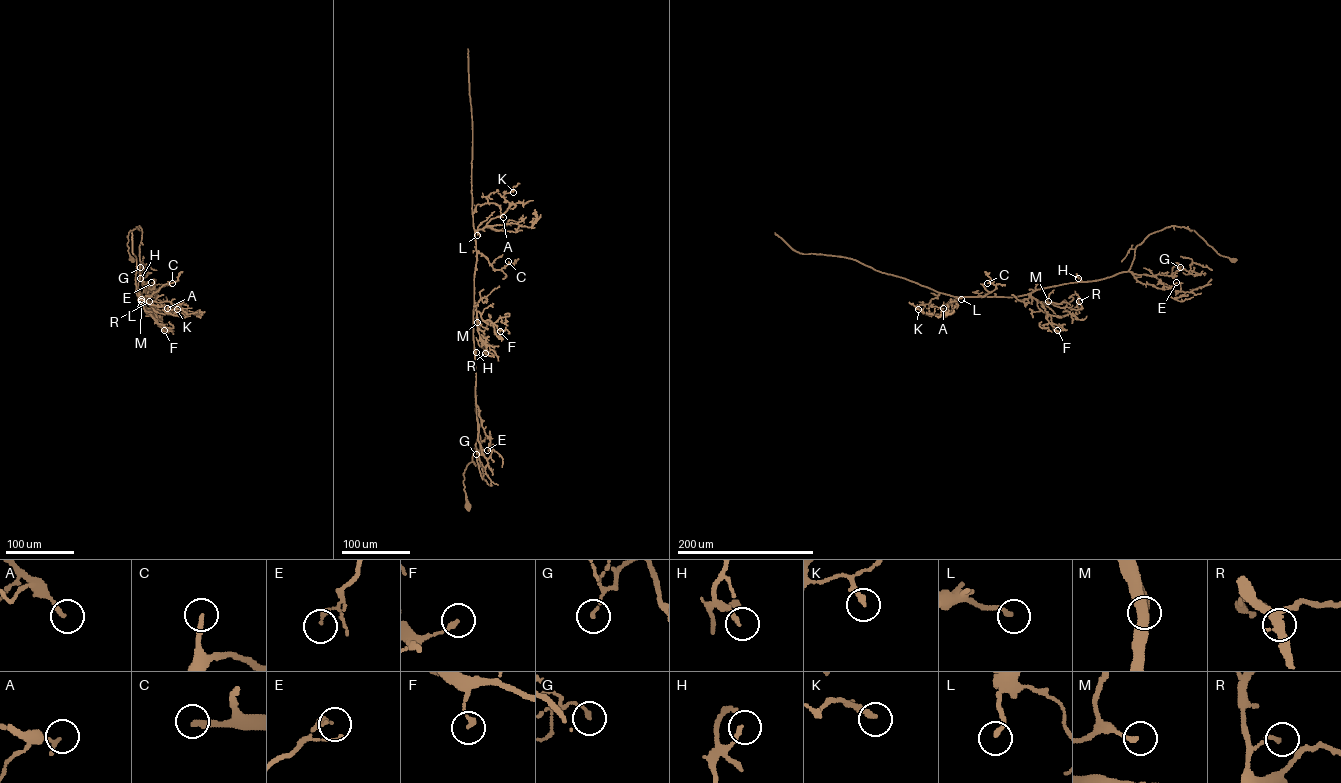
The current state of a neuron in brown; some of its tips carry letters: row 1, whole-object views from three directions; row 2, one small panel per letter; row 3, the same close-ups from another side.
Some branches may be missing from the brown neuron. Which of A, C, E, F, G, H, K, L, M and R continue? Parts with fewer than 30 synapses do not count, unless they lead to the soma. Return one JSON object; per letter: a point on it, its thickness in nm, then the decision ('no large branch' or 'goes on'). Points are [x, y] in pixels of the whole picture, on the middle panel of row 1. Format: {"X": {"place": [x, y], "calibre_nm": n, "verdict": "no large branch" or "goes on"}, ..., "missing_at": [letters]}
{"A": {"place": [503, 217], "calibre_nm": 190, "verdict": "no large branch"}, "C": {"place": [508, 261], "calibre_nm": 240, "verdict": "goes on"}, "E": {"place": [487, 450], "calibre_nm": 200, "verdict": "no large branch"}, "F": {"place": [500, 331], "calibre_nm": 200, "verdict": "no large branch"}, "G": {"place": [476, 454], "calibre_nm": 150, "verdict": "no large branch"}, "H": {"place": [476, 352], "calibre_nm": 180, "verdict": "no large branch"}, "K": {"place": [513, 192], "calibre_nm": 280, "verdict": "no large branch"}, "L": {"place": [477, 235], "calibre_nm": 180, "verdict": "no large branch"}, "M": {"place": [477, 322], "calibre_nm": 170, "verdict": "no large branch"}, "R": {"place": [485, 353], "calibre_nm": 160, "verdict": "no large branch"}, "missing_at": ["C"]}

